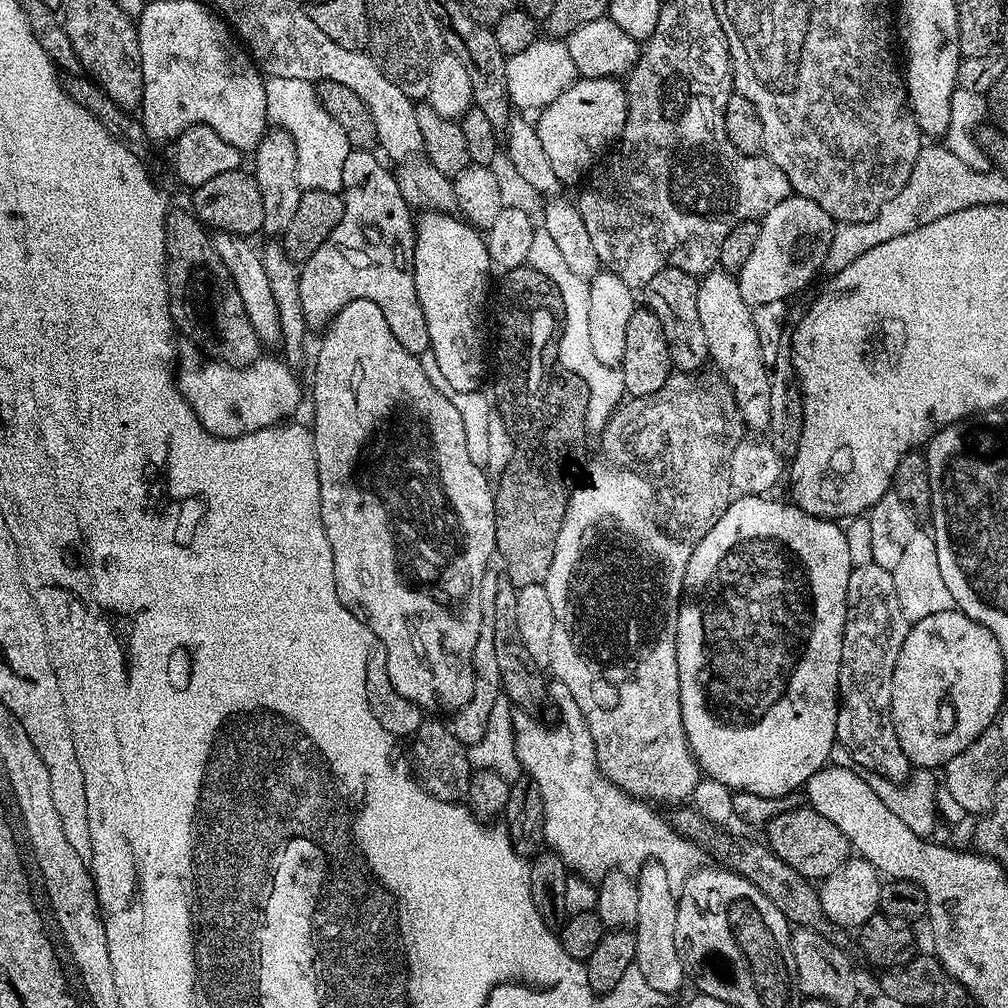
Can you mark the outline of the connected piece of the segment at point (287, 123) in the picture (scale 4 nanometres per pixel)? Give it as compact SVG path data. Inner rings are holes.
M269 76L264 81L264 89L269 121L294 138L294 150L298 150L298 182L301 189L340 192L344 187L342 166L350 151L348 135L342 126L338 126L338 122L334 122L334 118L330 118L326 106L322 106L316 84L302 78Z

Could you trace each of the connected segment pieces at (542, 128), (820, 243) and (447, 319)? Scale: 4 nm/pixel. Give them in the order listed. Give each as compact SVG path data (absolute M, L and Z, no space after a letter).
M610 76L577 78L565 92L554 98L554 102L543 108L540 120L535 121L536 133L542 138L550 167L558 174L561 185L578 183L591 170L592 163L619 141L627 113L628 89L619 79Z
M793 194L778 202L760 220L758 242L754 242L754 251L738 273L742 302L753 309L762 306L762 302L791 301L795 292L802 291L821 273L835 228L832 216L810 198Z
M421 211L415 225L416 241L412 273L414 286L418 290L418 302L426 318L426 330L430 330L430 350L434 354L434 359L438 361L440 373L446 377L446 382L450 382L450 386L454 386L454 390L481 391L485 381L480 377L483 347L480 318L484 315L490 299L488 272L490 273L492 268L492 259L488 253L485 237L467 220L450 212Z

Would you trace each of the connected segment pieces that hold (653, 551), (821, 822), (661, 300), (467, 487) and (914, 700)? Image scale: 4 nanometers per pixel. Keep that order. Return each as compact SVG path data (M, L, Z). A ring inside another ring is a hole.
M603 462L596 464L588 472L588 481L584 485L573 487L572 497L566 510L566 518L562 522L562 530L558 530L558 542L554 550L554 562L550 562L550 574L544 579L546 594L550 594L550 606L554 610L554 638L550 645L552 663L550 672L564 683L563 691L578 702L578 710L586 718L590 726L592 741L596 747L596 765L600 773L610 781L615 788L620 788L629 796L645 802L661 800L664 804L679 805L681 802L691 801L694 786L702 779L700 765L692 756L692 751L686 738L686 730L682 724L682 702L680 701L680 687L678 686L678 650L676 649L676 635L678 634L678 614L684 594L684 579L686 566L690 562L692 553L689 541L676 534L669 534L663 527L656 525L656 520L648 516L644 524L627 524L620 520L623 512L644 512L654 504L654 488L640 477L639 471L617 467L615 463Z
M801 806L786 814L778 814L778 818L766 825L766 832L766 843L772 853L813 882L825 880L850 859L846 834L842 834L842 830L838 830L830 818L822 818L822 814L818 814L811 806Z
M663 268L650 278L646 286L648 300L646 307L658 314L658 322L662 322L662 330L666 334L666 342L670 350L673 369L681 372L699 373L705 363L709 363L706 330L702 330L702 321L698 318L698 290L700 285L697 277L677 268Z
M355 300L347 304L333 318L331 324L328 325L326 335L328 337L321 342L320 349L316 352L316 373L312 376L312 421L310 421L310 427L312 437L314 438L314 458L318 466L318 490L320 491L322 526L326 530L326 538L330 538L330 554L334 554L336 589L345 601L351 602L359 609L363 619L366 621L367 627L372 629L373 637L386 650L386 670L390 674L390 682L394 686L394 690L398 690L398 694L402 694L402 698L414 701L421 710L427 710L432 714L436 714L436 711L454 714L462 706L466 706L466 702L470 702L470 698L474 694L474 666L472 665L472 659L474 658L474 645L478 643L478 634L482 630L482 586L486 579L486 573L484 571L487 570L492 556L494 560L494 557L497 555L496 498L493 485L491 483L488 485L488 476L484 473L485 469L481 465L475 464L470 459L470 453L466 450L466 430L462 426L462 414L458 414L458 406L454 406L454 402L450 402L450 398L446 398L446 394L442 394L442 390L438 390L438 386L434 386L434 382L430 382L430 378L426 378L423 359L416 356L410 350L406 350L406 346L402 346L402 342L398 342L398 338L394 338L394 334L390 330L390 325L386 322L386 314L382 314L382 310L378 310L378 306L374 302L370 302L369 300Z
M953 610L930 614L930 618L915 621L906 634L906 642L898 650L898 662L892 675L892 721L898 746L906 754L909 765L916 768L943 769L978 734L997 723L1004 704L1004 668L1006 661L998 646L998 638L966 613Z

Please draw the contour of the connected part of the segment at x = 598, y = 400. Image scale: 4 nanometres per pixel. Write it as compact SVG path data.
M537 227L534 234L534 242L530 245L527 267L538 270L538 274L546 274L550 282L560 292L560 297L564 303L564 318L562 325L566 327L564 340L561 345L561 356L564 364L568 368L576 368L575 373L578 378L586 381L589 387L589 405L586 406L586 426L589 433L603 433L604 427L608 424L608 419L613 416L616 409L625 403L626 393L624 391L624 379L619 367L611 364L604 364L598 354L594 354L592 343L590 343L590 290L588 280L583 276L574 274L570 270L570 265L562 258L562 253L558 251L558 246L554 238L544 227Z

